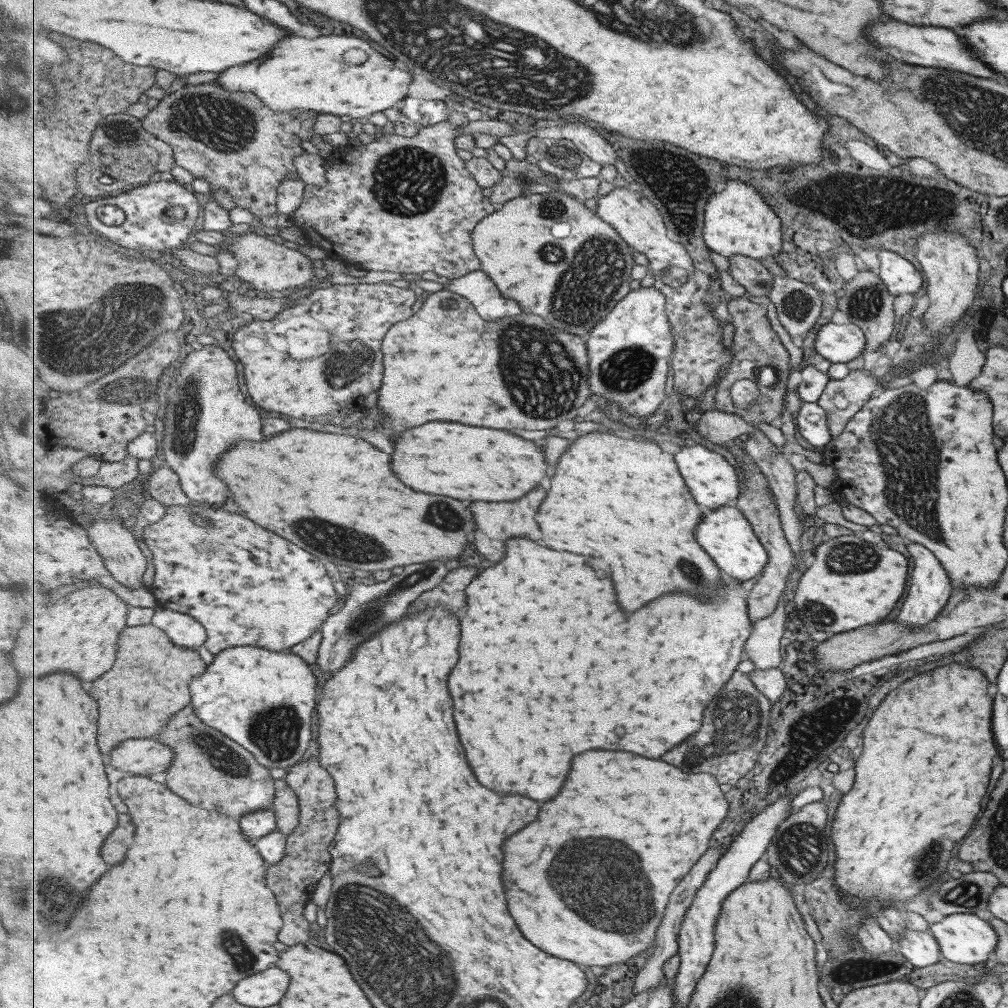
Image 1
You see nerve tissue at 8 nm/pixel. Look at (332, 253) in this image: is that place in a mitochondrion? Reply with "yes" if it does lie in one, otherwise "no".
no

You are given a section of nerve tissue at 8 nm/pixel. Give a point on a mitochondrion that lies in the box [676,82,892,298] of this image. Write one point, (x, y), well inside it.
(848, 200)

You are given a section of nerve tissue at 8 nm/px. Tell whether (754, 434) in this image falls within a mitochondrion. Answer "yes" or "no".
no

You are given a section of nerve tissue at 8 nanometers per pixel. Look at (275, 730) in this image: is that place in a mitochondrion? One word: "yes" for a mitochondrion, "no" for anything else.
yes

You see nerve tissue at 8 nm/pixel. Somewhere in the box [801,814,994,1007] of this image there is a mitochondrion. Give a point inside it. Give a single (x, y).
(849, 971)

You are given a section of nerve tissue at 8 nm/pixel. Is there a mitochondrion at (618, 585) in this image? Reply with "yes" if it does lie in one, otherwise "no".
no

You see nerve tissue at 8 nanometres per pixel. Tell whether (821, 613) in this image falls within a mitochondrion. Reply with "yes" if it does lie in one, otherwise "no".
yes

